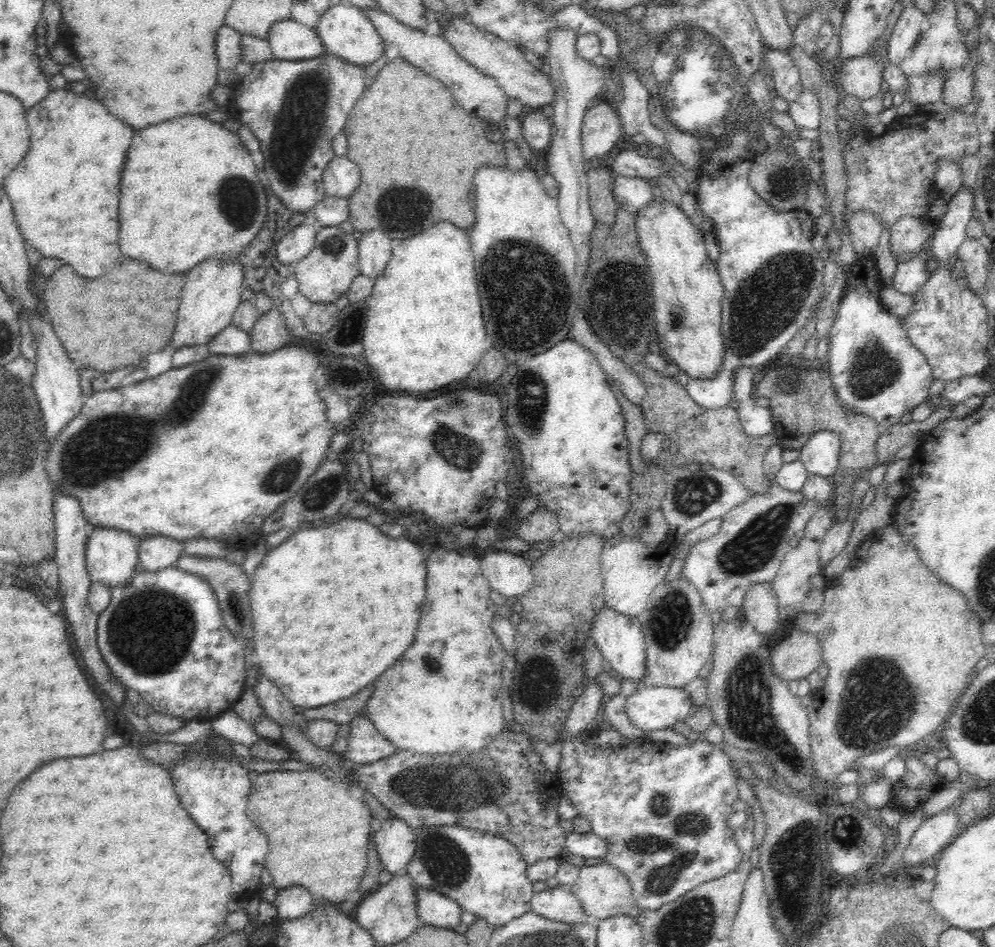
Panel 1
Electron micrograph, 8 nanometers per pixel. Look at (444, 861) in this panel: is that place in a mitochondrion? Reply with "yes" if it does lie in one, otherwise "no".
yes

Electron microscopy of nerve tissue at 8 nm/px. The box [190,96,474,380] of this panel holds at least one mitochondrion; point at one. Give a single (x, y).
(238, 199)

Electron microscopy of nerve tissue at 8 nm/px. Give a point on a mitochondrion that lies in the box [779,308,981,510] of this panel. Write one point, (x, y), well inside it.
(873, 370)

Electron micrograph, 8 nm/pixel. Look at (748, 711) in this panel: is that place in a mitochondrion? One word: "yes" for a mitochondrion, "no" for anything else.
yes

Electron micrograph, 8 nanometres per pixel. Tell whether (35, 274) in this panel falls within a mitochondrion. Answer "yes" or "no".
no

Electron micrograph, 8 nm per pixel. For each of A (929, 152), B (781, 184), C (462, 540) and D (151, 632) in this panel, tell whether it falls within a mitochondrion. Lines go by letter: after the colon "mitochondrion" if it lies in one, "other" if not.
A: other
B: mitochondrion
C: mitochondrion
D: mitochondrion

